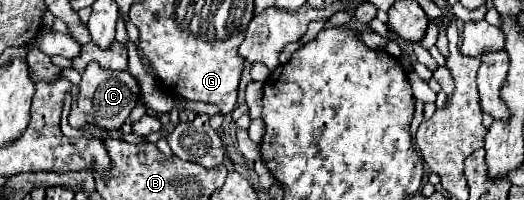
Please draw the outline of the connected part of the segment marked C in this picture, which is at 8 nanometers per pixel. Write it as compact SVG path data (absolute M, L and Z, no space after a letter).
M89 62L87 70L83 72L83 80L81 80L79 88L81 88L79 98L69 114L69 124L73 128L79 128L87 122L95 122L107 130L121 128L125 124L125 120L129 118L131 110L139 102L139 84L127 70L101 68L97 62Z

